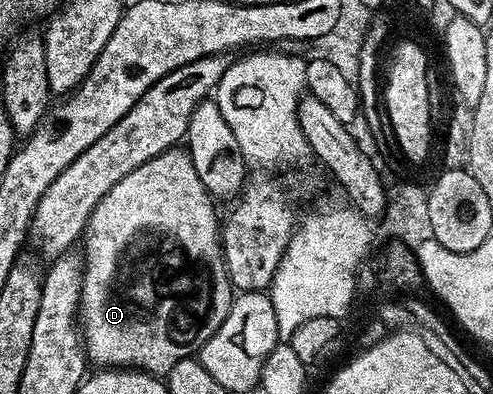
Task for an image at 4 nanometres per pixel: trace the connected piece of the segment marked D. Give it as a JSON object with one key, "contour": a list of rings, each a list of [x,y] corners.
{"contour":[[[173,147],[156,155],[148,163],[136,167],[92,211],[92,215],[86,224],[84,245],[86,241],[86,253],[84,252],[84,268],[82,270],[82,294],[78,300],[78,320],[80,322],[80,336],[89,364],[102,369],[137,369],[140,373],[152,373],[155,375],[169,375],[172,367],[185,357],[194,357],[202,344],[224,323],[228,311],[232,307],[236,296],[236,290],[230,284],[230,276],[226,270],[226,256],[222,254],[222,230],[220,228],[220,213],[214,210],[215,198],[200,183],[200,175],[196,175],[196,167],[192,167],[192,159],[189,152],[182,147]]]}

